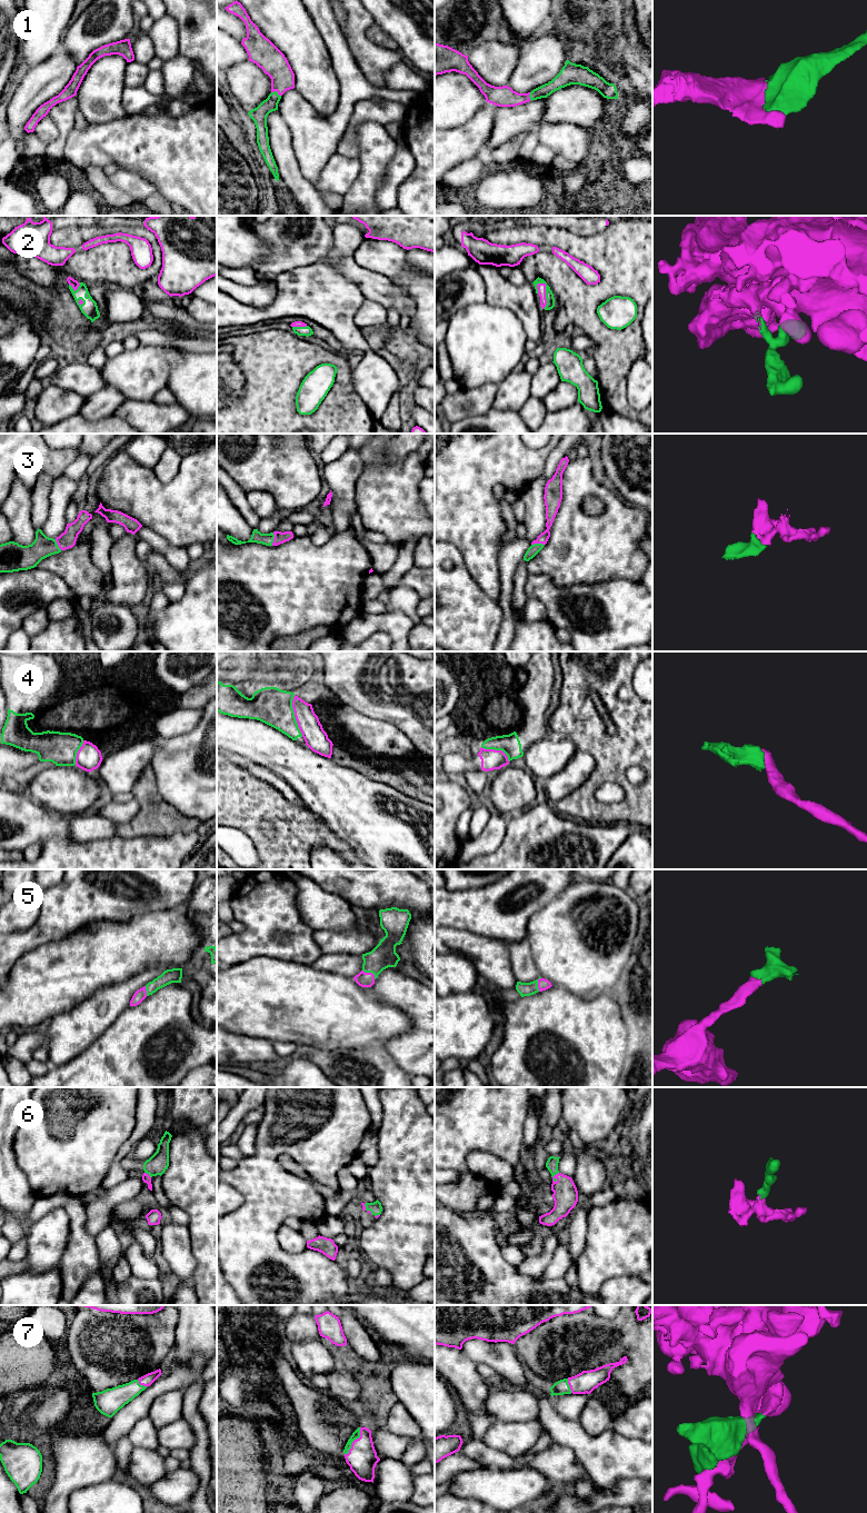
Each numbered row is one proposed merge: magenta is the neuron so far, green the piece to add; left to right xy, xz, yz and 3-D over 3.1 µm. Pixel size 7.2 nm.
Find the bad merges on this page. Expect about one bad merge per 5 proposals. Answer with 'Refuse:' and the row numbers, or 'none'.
Refuse: 4

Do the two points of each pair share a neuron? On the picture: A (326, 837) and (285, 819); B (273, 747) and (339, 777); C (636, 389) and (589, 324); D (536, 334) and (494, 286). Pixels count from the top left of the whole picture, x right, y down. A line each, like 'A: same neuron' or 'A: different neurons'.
A: same neuron
B: same neuron
C: different neurons
D: same neuron

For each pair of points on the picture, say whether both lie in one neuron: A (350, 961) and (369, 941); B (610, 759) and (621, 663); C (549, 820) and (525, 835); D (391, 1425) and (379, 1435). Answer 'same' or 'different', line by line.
A: different
B: same
C: same
D: different

